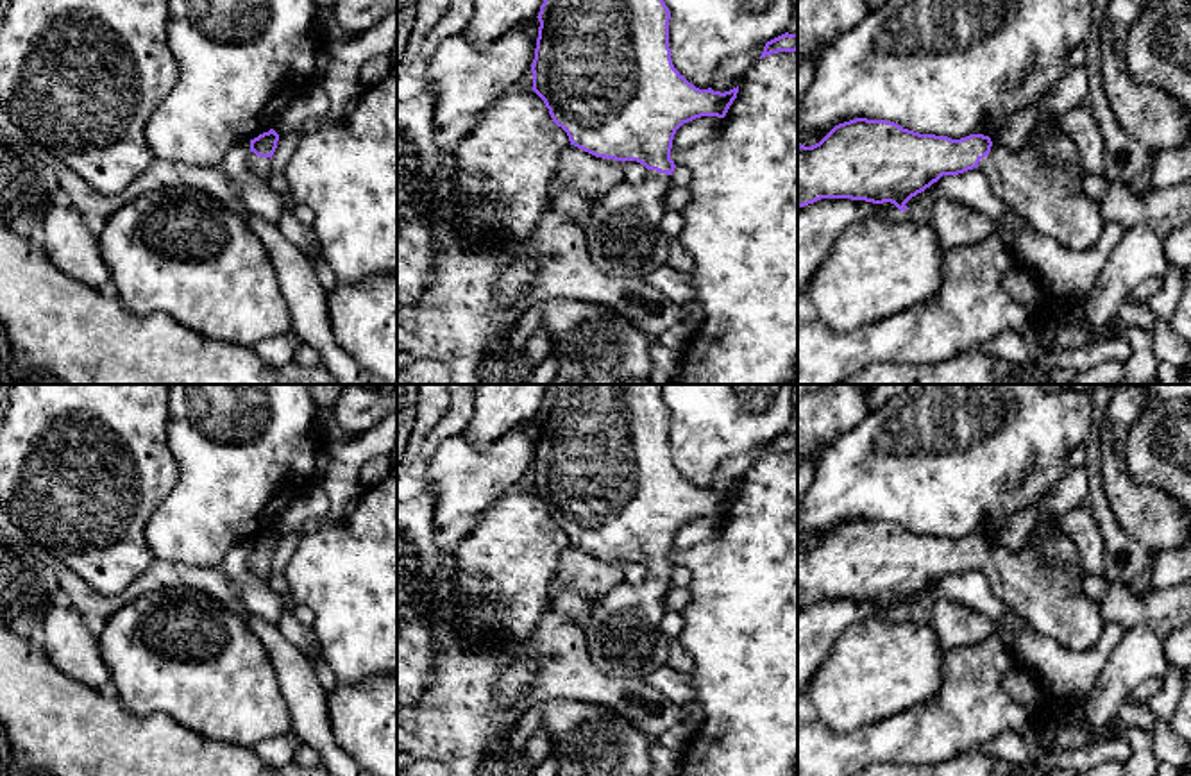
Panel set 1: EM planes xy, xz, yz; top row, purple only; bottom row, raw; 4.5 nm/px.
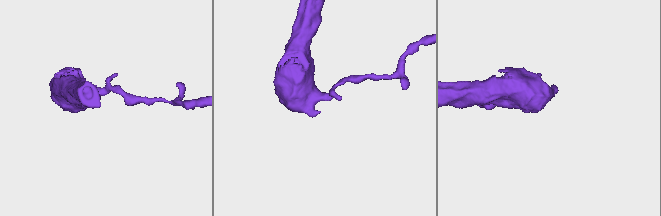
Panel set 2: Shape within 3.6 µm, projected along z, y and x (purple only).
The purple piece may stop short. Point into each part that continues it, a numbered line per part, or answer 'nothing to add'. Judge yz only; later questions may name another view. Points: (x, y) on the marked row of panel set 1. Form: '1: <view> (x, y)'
1: yz (1041, 181)

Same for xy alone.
1: xy (261, 167)

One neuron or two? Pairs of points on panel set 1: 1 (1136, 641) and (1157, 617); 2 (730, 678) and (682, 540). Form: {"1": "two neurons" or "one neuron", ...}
{"1": "two neurons", "2": "two neurons"}

